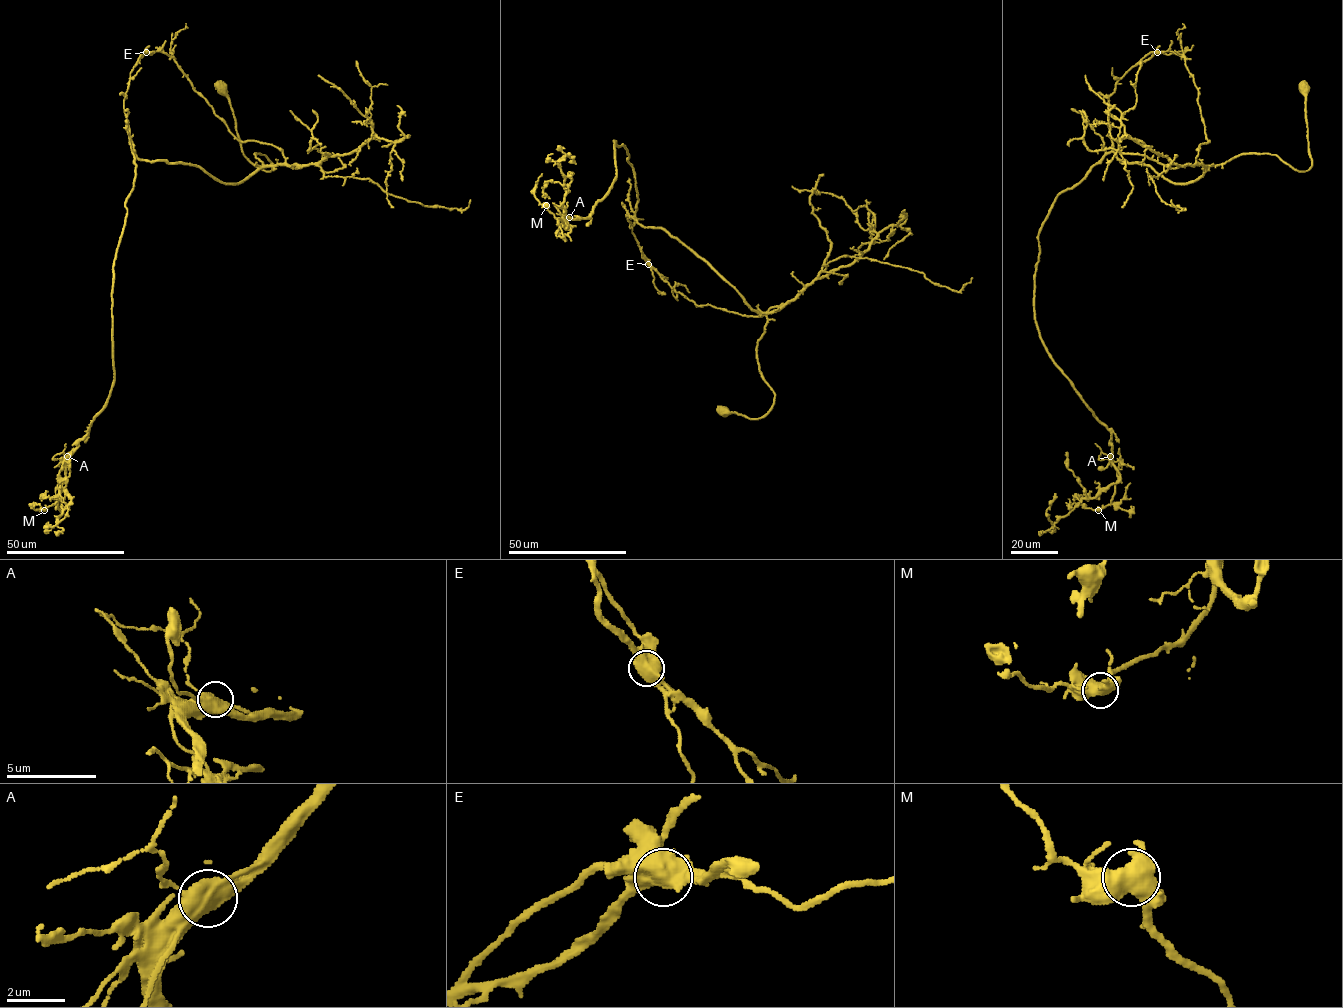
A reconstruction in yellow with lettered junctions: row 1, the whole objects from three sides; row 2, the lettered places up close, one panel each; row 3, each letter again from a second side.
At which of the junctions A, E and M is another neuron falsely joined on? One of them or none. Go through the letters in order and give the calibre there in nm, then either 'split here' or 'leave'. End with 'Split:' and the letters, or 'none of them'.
A: 500 nm thick; leave
E: 600 nm thick; split here
M: 500 nm thick; leave
Split: E

